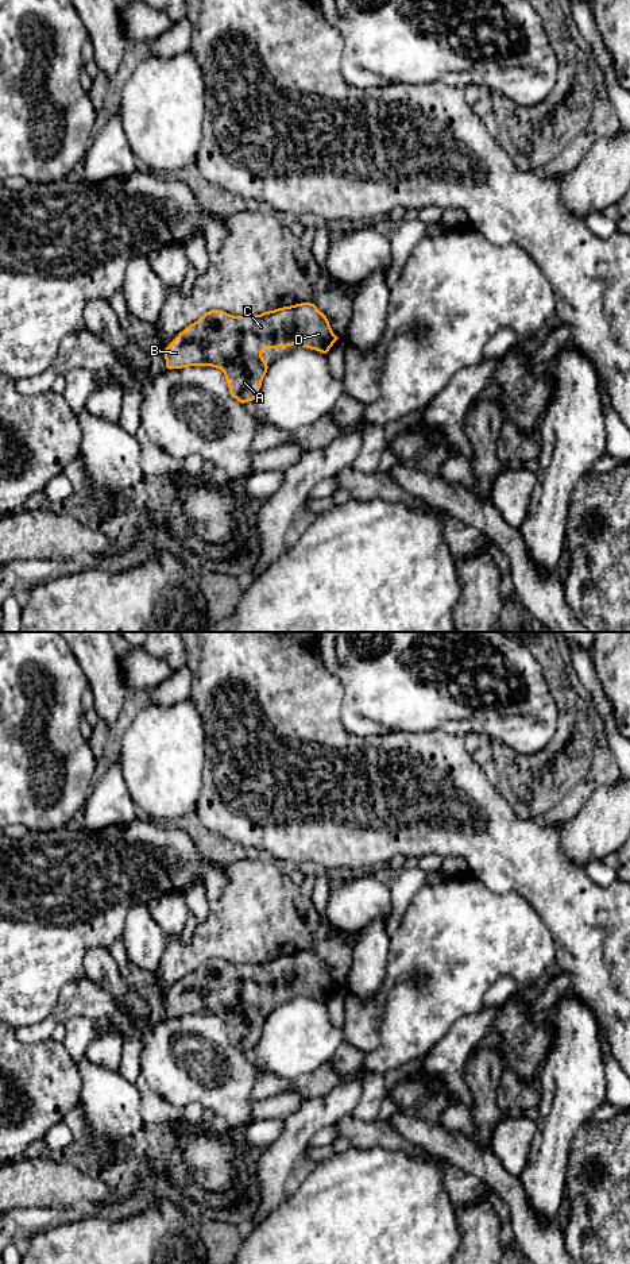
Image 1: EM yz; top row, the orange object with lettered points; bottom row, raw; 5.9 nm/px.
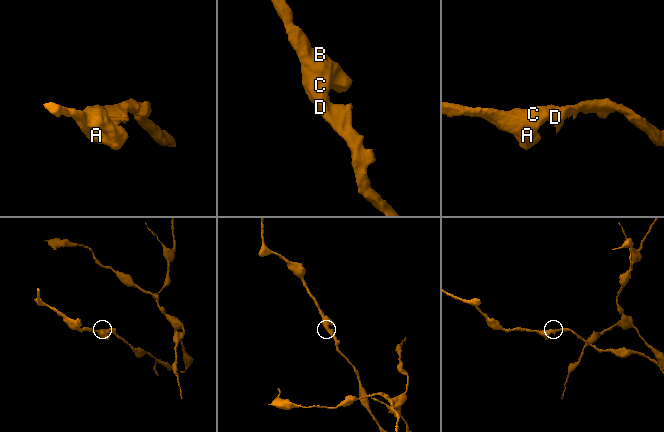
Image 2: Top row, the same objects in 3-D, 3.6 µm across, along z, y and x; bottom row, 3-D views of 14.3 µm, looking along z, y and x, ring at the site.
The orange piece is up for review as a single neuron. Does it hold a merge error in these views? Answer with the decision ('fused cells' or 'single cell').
single cell

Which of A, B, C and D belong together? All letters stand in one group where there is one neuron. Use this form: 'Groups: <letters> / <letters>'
Groups: A B C D

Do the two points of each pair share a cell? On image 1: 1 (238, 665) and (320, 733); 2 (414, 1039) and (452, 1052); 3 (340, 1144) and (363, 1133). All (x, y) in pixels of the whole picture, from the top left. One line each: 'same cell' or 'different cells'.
1: same cell
2: different cells
3: different cells

